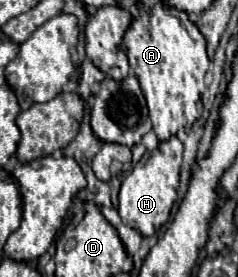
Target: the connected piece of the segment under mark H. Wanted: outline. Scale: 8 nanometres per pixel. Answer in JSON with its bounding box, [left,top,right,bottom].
[118,136,182,236]

